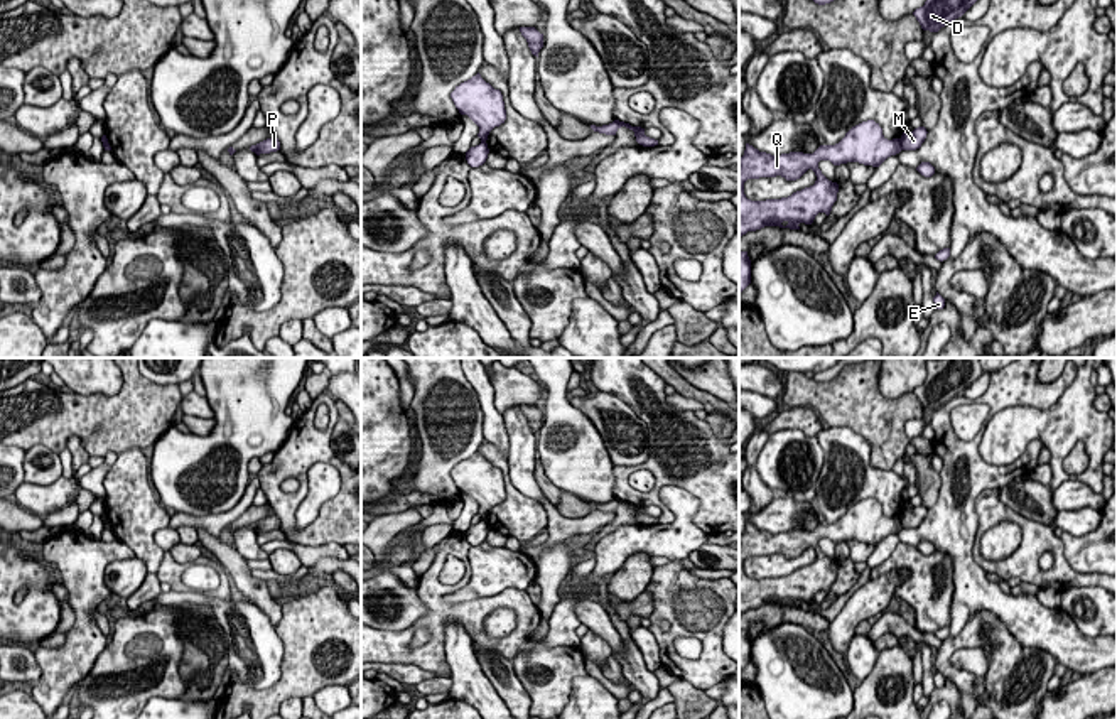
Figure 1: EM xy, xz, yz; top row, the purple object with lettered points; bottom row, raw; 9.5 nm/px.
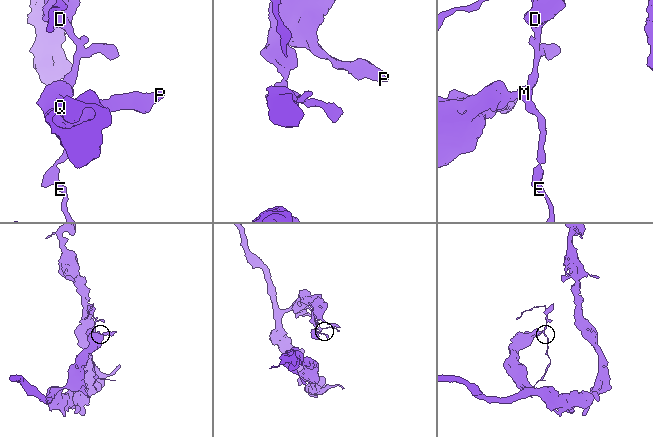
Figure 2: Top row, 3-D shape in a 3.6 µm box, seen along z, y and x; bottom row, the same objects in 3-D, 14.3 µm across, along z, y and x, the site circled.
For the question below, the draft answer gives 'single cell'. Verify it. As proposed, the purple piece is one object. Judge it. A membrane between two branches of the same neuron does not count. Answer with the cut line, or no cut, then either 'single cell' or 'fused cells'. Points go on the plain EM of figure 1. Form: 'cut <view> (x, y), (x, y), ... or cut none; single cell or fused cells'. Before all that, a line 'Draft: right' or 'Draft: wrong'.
Draft: wrong
cut yz (898, 517), (903, 527); fused cells

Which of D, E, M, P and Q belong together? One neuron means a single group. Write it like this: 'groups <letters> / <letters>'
groups D E M / P Q

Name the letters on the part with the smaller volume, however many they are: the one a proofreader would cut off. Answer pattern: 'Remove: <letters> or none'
Remove: D, E, M

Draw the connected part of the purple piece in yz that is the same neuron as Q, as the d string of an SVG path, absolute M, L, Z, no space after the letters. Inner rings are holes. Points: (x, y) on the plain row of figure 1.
M874 498L852 505L839 522L820 523L813 532L771 533L746 522L744 533L739 535L739 616L764 604L800 608L800 601L812 603L818 591L828 594L837 579L839 562L822 552L820 538L830 538L834 543L859 540L879 545L901 528L901 518L888 518ZM808 547L817 554L815 562L788 576L751 579L744 572L747 557L781 554L786 559L796 559Z

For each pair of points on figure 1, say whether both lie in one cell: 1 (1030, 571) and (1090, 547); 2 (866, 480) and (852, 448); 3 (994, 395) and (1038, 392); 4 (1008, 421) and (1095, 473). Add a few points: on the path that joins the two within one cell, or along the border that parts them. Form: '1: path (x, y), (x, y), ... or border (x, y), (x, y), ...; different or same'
1: border (1058, 537), (1063, 557), (1077, 571), (1099, 573); different
2: path (861, 471), (854, 464), (854, 456); same
3: path (1004, 392), (1028, 392); same
4: path (1036, 424), (1075, 426), (1094, 444); same

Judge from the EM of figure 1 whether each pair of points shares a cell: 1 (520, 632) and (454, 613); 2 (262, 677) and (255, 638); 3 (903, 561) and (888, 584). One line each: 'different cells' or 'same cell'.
1: same cell
2: same cell
3: different cells

